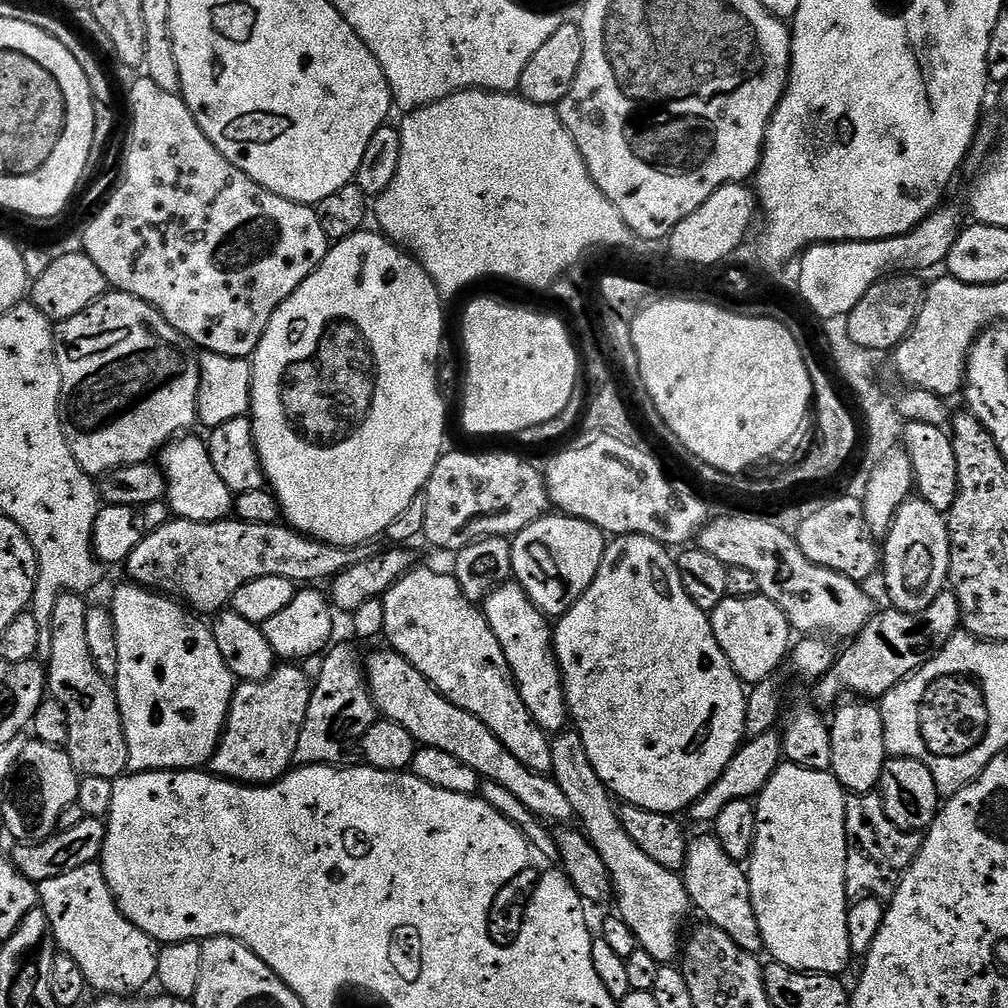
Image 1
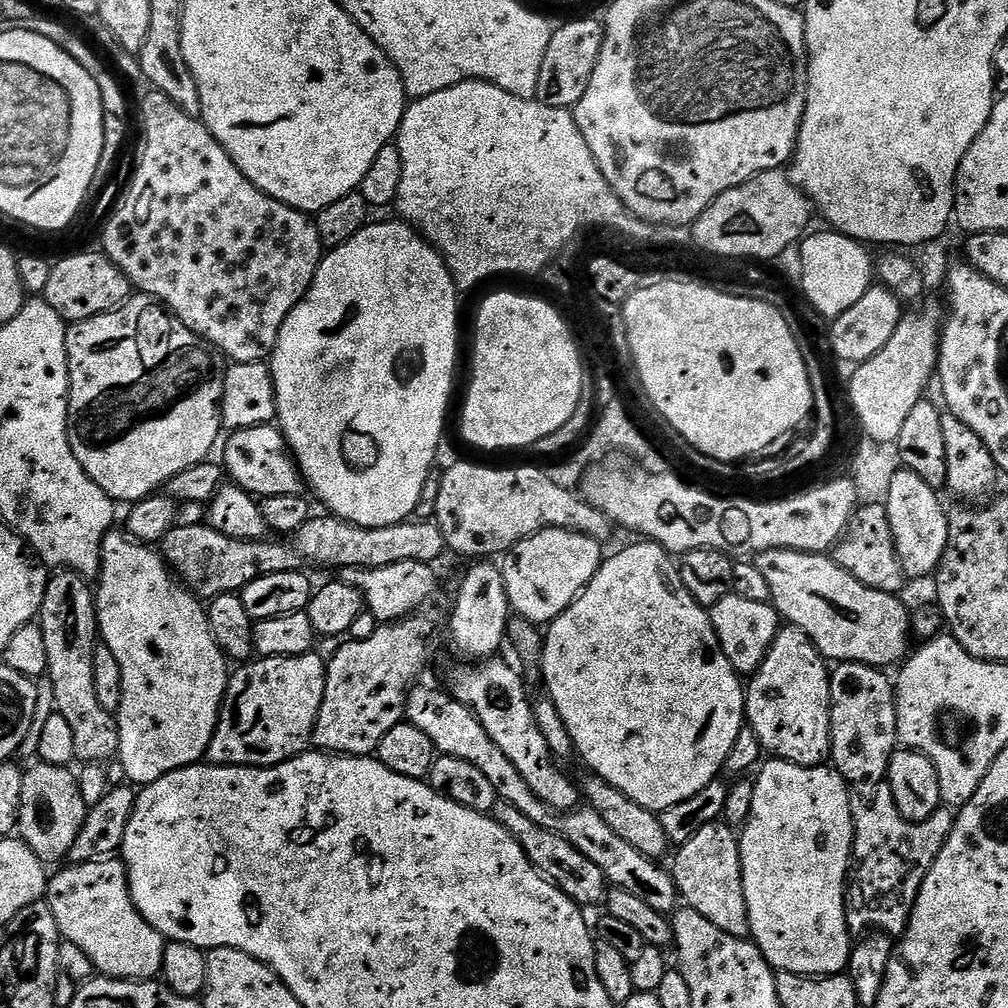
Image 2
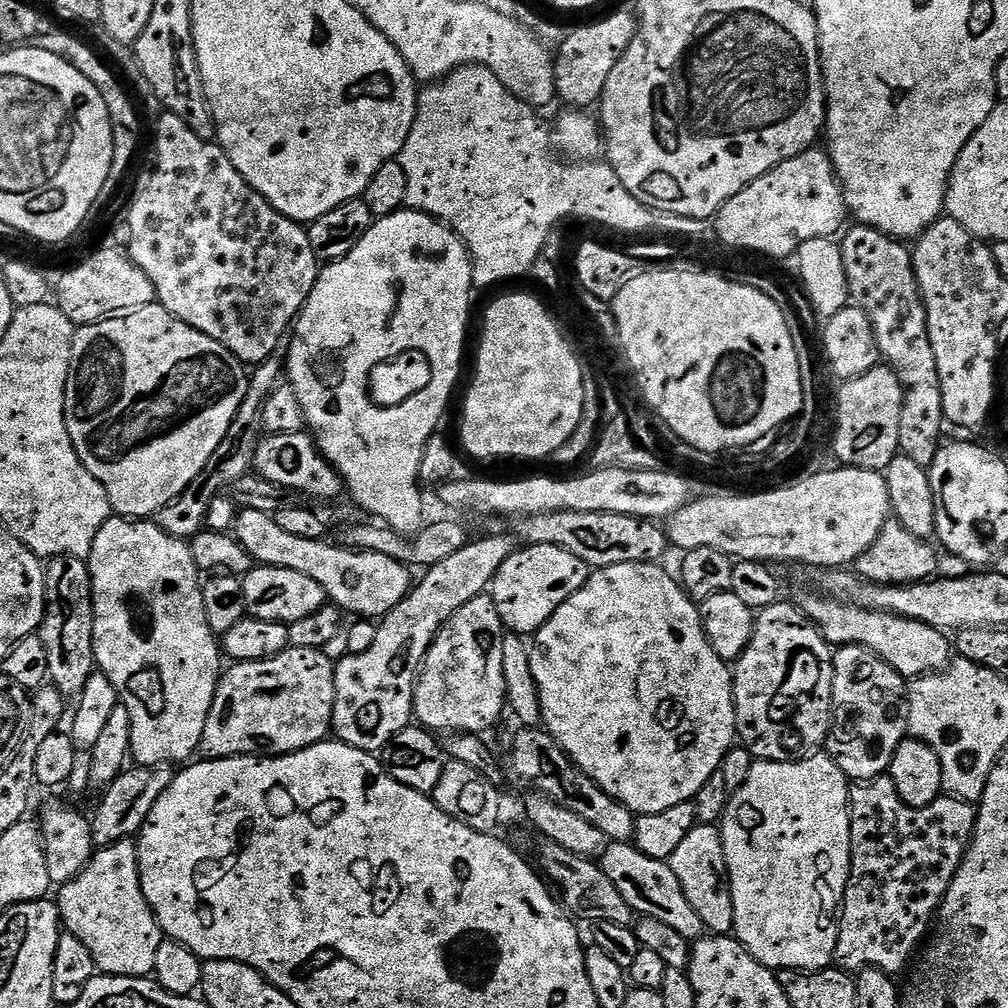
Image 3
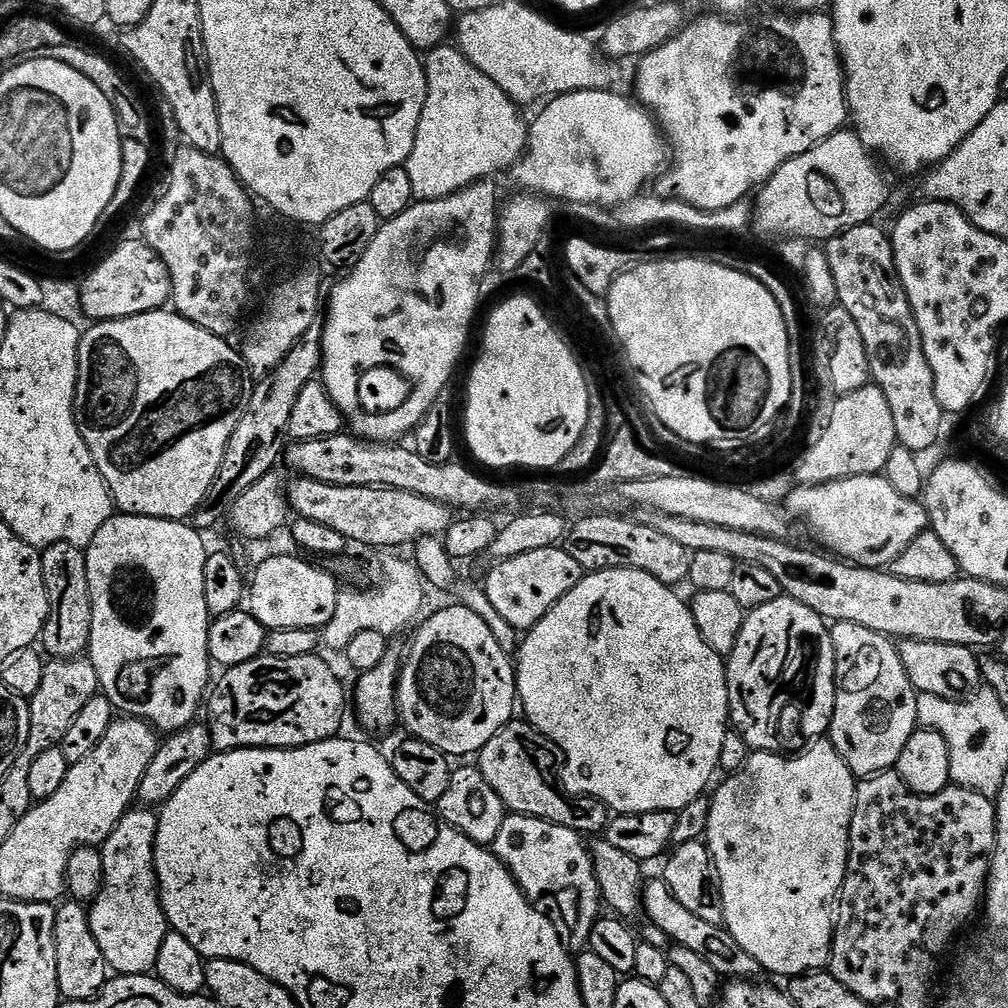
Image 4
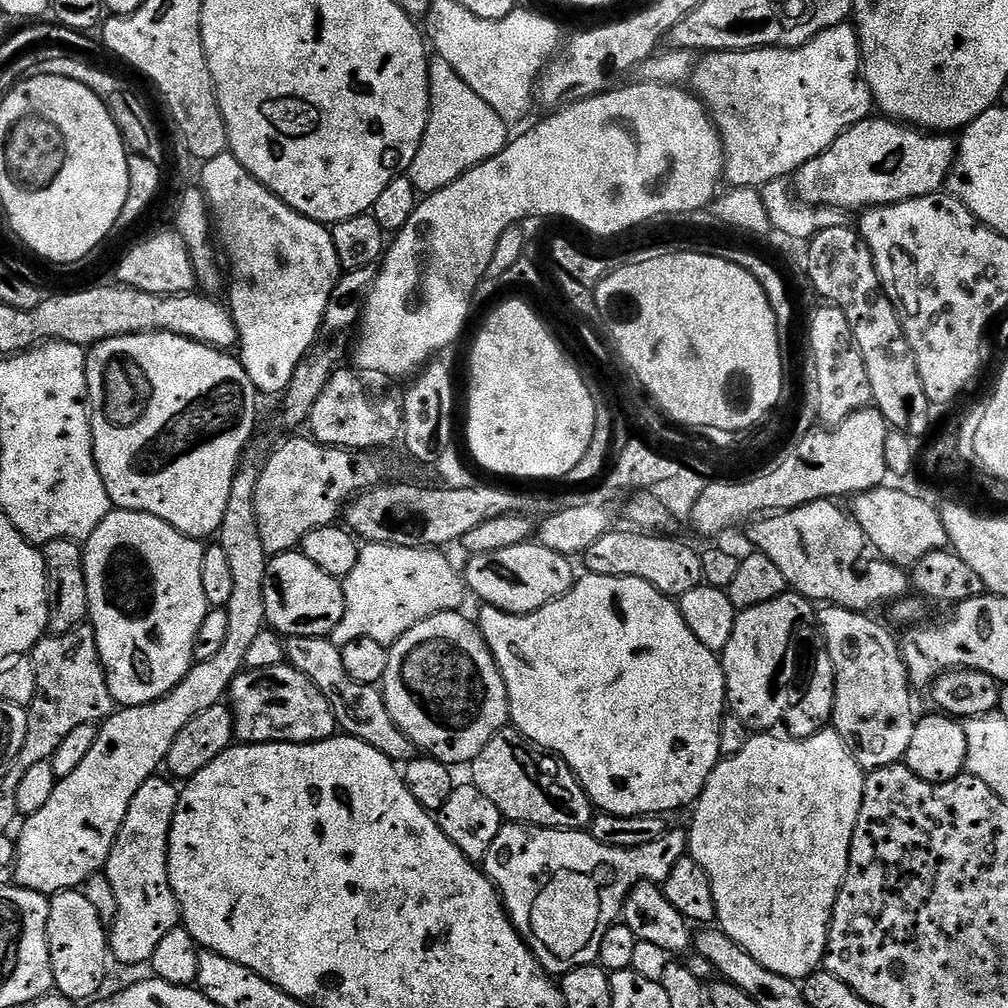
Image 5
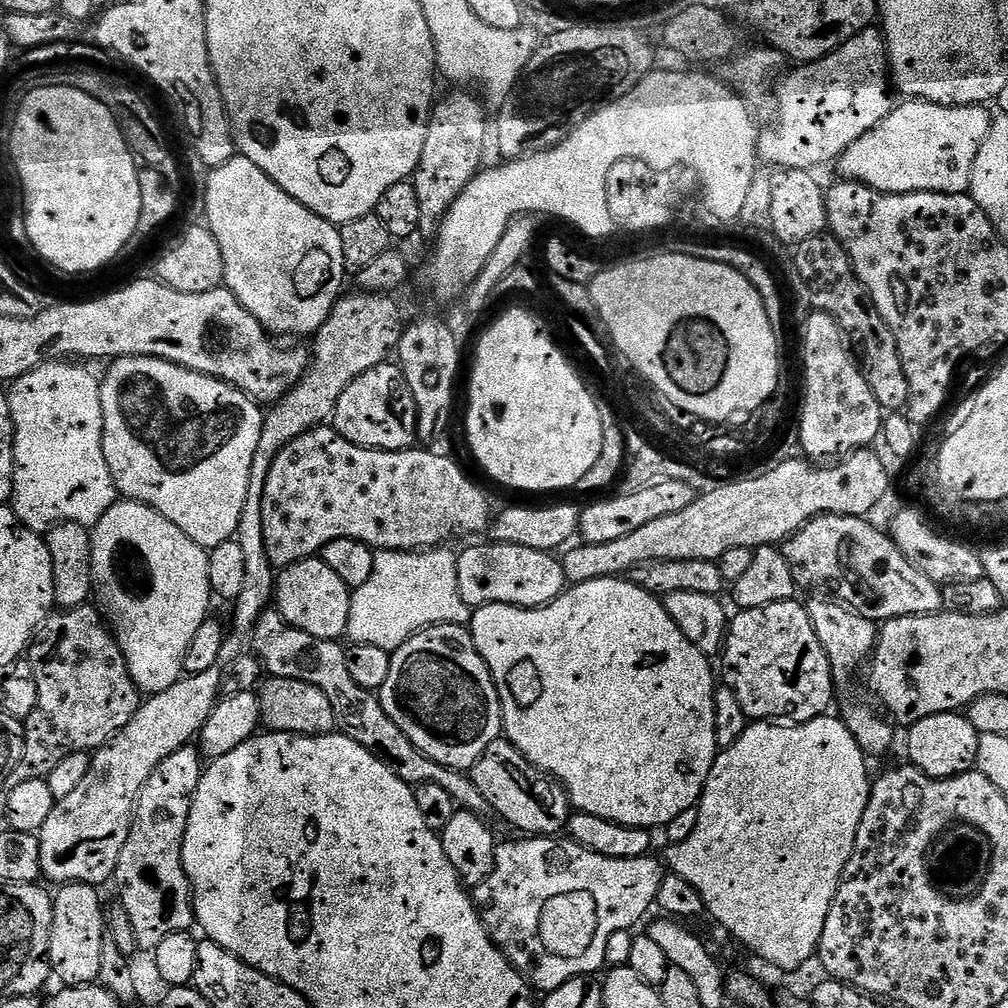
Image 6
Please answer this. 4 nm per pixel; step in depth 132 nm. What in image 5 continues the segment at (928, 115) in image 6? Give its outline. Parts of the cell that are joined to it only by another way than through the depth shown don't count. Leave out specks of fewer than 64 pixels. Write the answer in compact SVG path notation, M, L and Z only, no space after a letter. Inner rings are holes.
M869 118L863 120L861 124L856 124L849 132L844 132L839 136L818 158L811 160L809 164L805 164L800 169L794 180L794 191L805 204L811 204L817 208L838 208L841 210L849 210L848 208L860 208L859 210L867 210L870 208L879 208L886 204L900 204L903 200L913 200L919 196L931 196L939 193L941 189L947 185L948 178L952 174L952 165L956 162L957 141L948 134L921 134L915 127L901 126L897 121L891 118Z

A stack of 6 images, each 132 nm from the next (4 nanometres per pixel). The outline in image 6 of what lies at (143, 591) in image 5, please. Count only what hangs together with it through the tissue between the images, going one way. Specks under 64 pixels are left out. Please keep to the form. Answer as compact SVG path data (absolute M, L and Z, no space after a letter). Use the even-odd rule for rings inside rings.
M117 499L116 503L110 506L110 510L106 510L106 514L102 514L100 521L91 529L91 534L92 590L95 607L99 608L106 617L107 623L110 625L118 646L128 663L130 678L133 679L140 692L144 694L164 692L185 675L184 659L190 650L190 642L194 642L194 638L200 633L200 628L210 616L208 607L211 606L212 600L214 601L214 593L210 586L210 574L208 573L208 552L202 546L195 544L190 538L186 538L186 534L182 534L182 530L178 530L178 526L174 526L174 522L170 522L165 516L158 514L158 510L154 510L145 504L139 504L136 500Z

